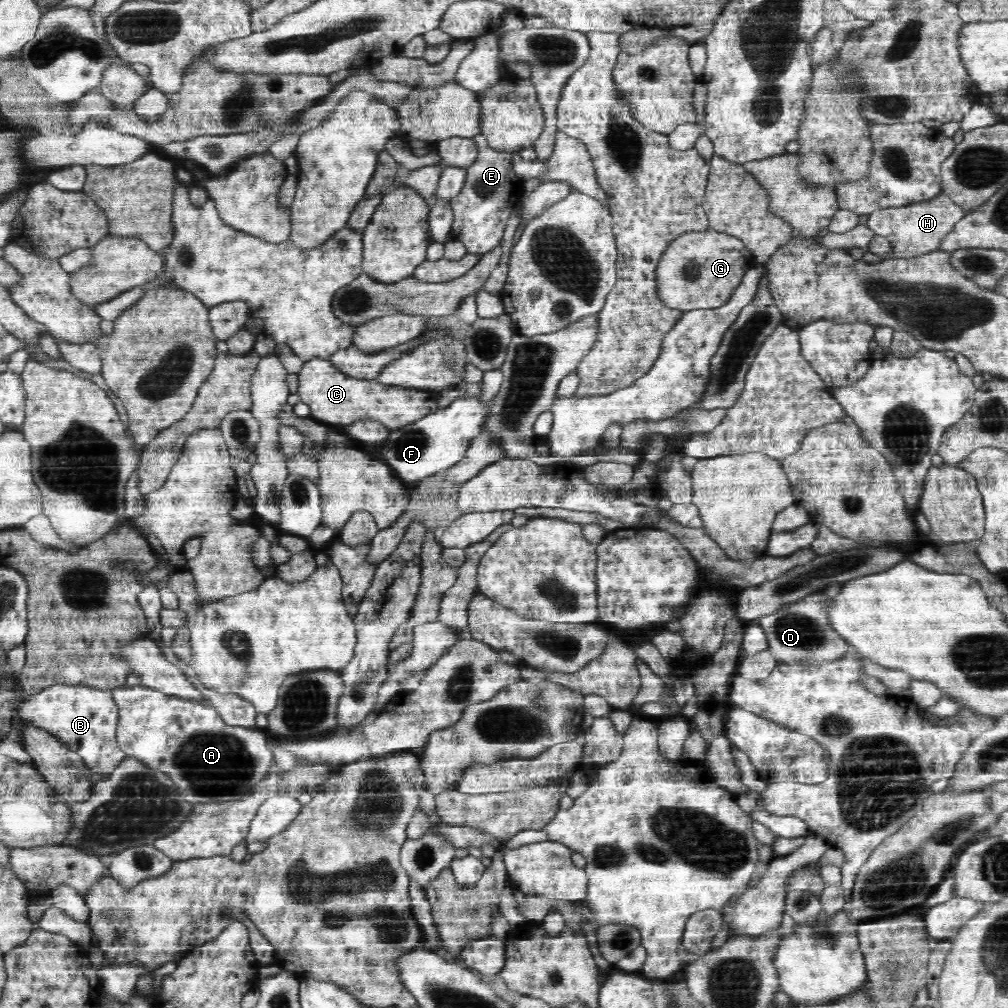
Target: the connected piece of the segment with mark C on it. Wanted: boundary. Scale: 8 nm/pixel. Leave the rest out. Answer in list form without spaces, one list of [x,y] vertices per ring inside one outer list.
[[[314,357],[304,364],[298,376],[298,394],[301,401],[310,405],[314,418],[332,424],[370,419],[381,422],[389,430],[396,430],[427,417],[437,408],[438,394],[428,390],[384,384],[378,379],[356,378],[338,369],[332,359]]]

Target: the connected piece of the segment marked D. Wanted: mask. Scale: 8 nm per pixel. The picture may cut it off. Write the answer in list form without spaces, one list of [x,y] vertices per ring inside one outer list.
[[[822,592],[805,596],[800,600],[782,605],[770,614],[759,616],[758,624],[768,636],[769,649],[780,663],[810,663],[820,660],[836,660],[853,650],[836,632],[832,632],[825,620],[825,601]]]

